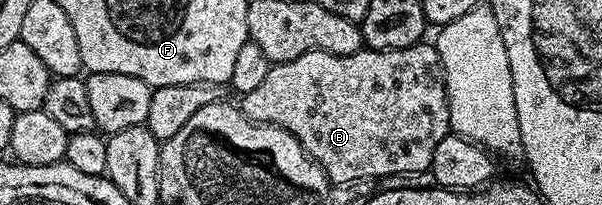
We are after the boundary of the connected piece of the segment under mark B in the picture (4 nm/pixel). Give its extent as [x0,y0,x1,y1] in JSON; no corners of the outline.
[241,42,451,185]

